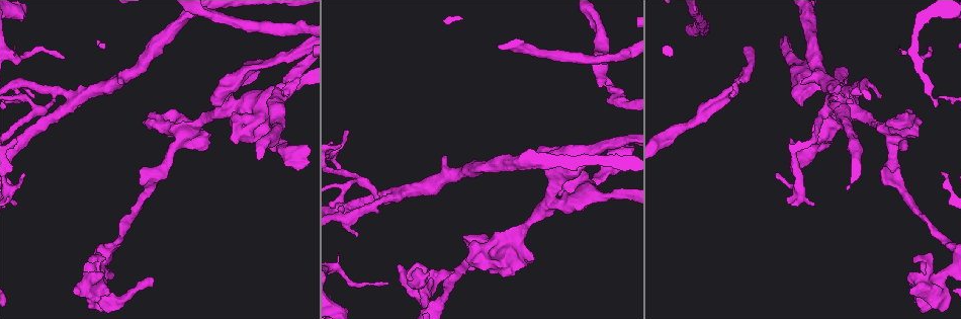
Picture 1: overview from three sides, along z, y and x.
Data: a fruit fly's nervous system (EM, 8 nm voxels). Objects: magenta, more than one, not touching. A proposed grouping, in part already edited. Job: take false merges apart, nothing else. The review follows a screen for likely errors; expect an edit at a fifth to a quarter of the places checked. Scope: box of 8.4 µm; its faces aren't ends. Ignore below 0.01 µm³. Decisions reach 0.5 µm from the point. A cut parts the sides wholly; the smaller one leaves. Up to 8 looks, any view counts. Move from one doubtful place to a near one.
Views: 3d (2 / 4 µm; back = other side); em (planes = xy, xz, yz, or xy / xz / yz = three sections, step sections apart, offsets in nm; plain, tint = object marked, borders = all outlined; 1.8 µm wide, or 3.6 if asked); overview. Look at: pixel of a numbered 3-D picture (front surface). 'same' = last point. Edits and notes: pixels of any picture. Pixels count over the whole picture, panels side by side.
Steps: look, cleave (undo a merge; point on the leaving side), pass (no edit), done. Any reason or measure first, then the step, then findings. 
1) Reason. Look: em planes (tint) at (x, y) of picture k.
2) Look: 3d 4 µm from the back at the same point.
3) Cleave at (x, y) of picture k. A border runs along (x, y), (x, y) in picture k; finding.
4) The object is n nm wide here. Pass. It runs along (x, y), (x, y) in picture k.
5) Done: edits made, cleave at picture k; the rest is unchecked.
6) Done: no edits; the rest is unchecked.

Abrupt turn. Look: em planes (tint) at (939, 285) of picture 1.

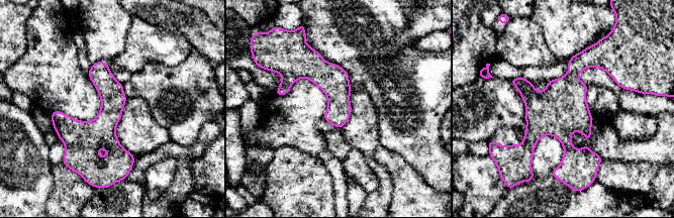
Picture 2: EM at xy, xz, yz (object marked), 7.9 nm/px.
Pass. It runs along (307, 53), (336, 87), (340, 125) in picture 2; one neuron here.

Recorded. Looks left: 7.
Branch point. Look: em planes (plain) at (891, 173) of picture 1.

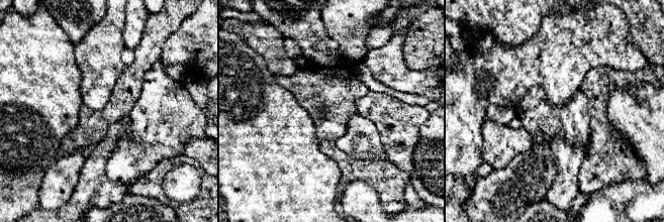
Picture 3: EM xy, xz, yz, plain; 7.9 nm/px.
Where the object lies. Look: em planes (tint) at the same point.

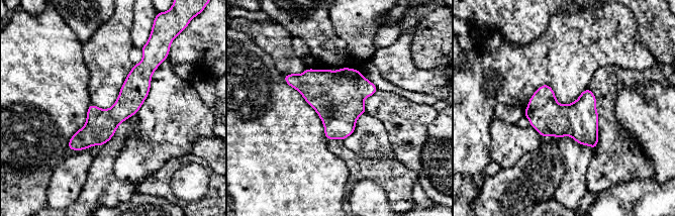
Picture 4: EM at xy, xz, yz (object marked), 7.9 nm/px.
The object is 240 nm wide here. Pass. It runs along (145, 58), (132, 95), (72, 146) in picture 4; continuous, no second neuron.

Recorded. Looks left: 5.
Abrupt turn. Look: em planes (borders) at (849, 105) of picture 1.

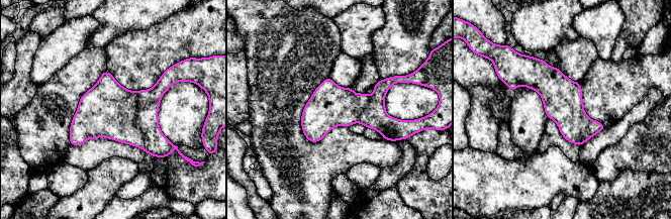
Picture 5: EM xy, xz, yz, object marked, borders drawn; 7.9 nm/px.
Cleave at (157, 144) of picture 5. The part that leaves runs along (165, 77), (151, 98), (153, 152) in picture 5; two neurons meet here.

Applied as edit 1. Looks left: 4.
Done: edits made, cleave at picture 5; the rest is unchecked.

